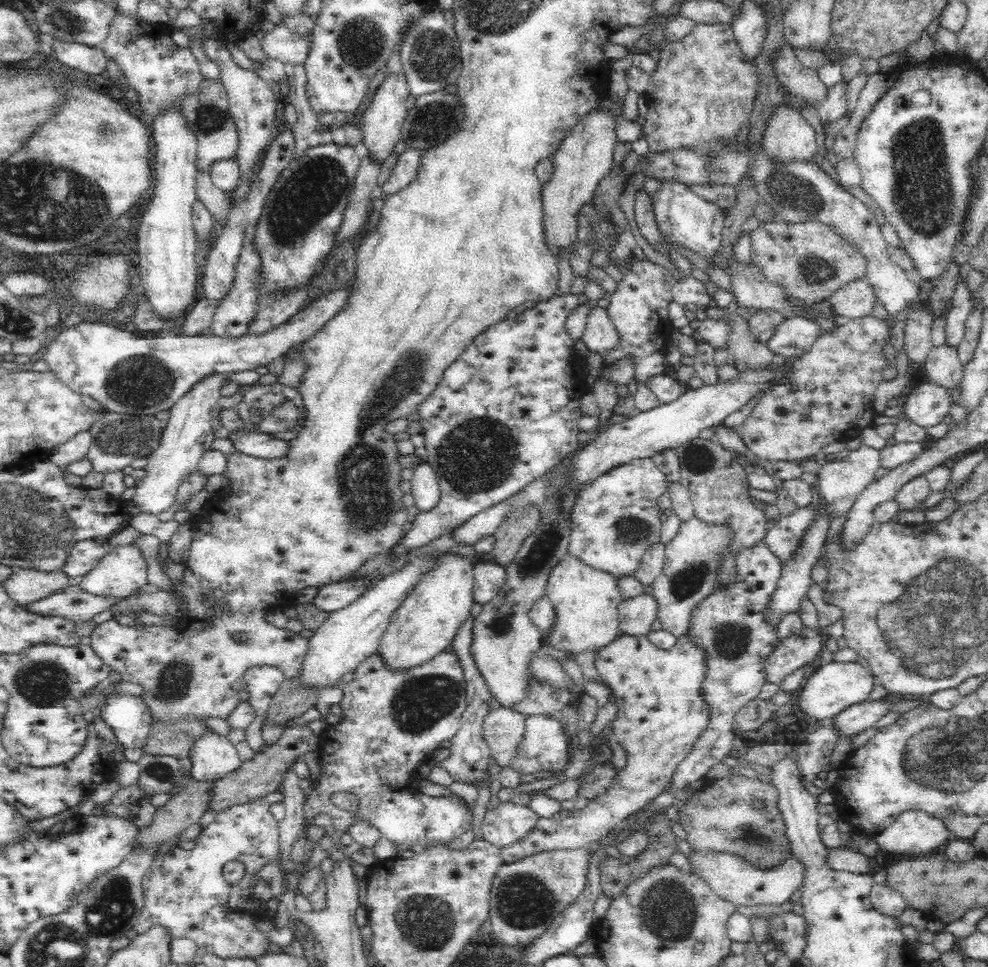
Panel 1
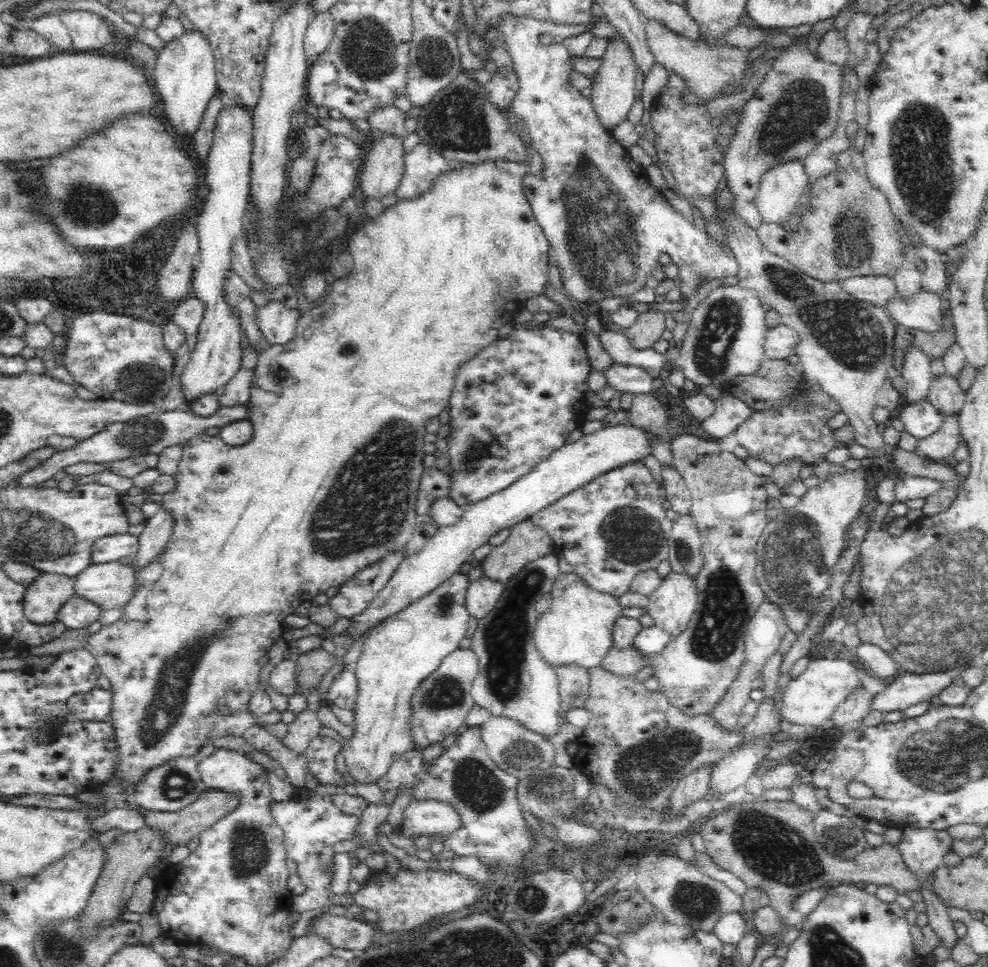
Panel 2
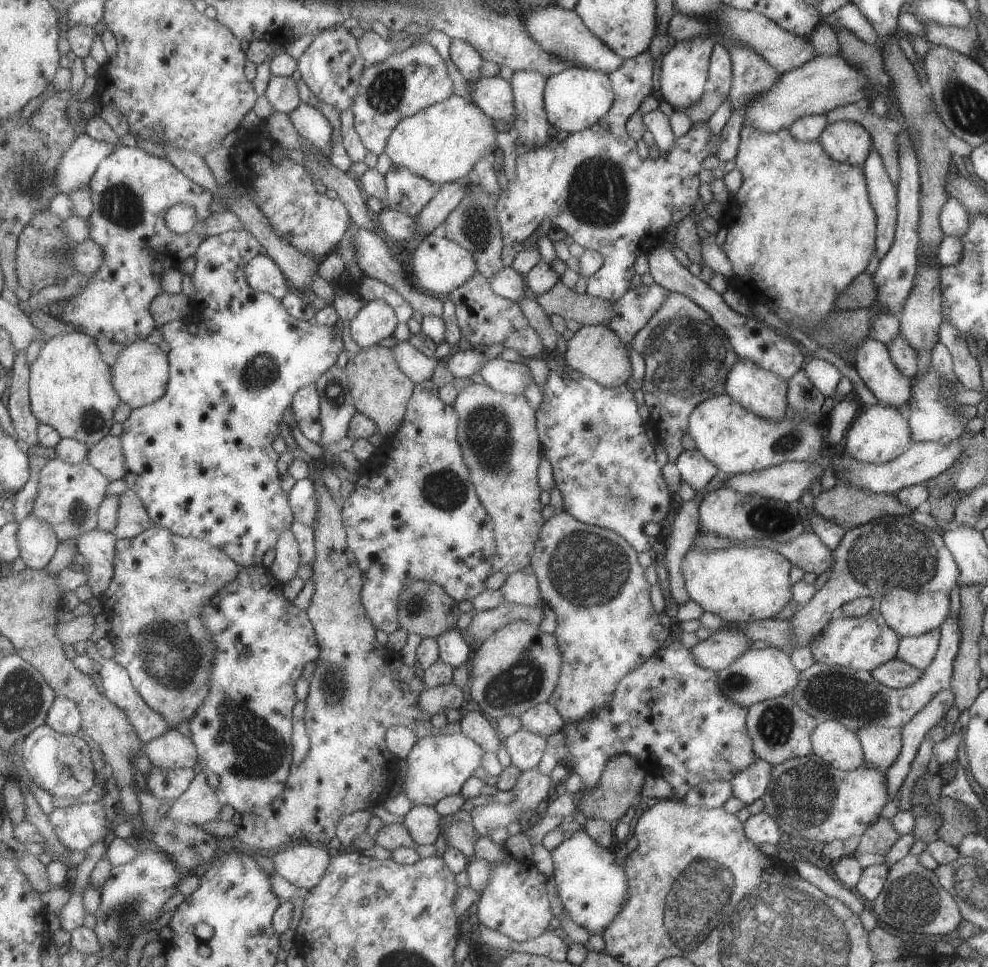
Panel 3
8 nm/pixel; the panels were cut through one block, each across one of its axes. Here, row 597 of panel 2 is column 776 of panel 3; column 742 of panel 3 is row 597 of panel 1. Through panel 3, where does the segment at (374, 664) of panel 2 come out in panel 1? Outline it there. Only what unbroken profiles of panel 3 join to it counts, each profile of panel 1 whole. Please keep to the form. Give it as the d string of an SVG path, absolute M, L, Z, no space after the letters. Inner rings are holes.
M442 553L435 567L421 578L406 600L401 602L392 614L376 650L388 669L404 673L428 662L451 646L460 626L471 615L470 607L474 604L473 565L474 561L465 560L462 555Z

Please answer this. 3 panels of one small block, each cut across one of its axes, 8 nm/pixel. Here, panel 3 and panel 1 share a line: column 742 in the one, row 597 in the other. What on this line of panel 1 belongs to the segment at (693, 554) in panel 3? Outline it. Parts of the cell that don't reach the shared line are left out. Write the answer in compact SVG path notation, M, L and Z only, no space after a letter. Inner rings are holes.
M567 555L550 573L545 595L554 605L554 622L546 632L547 646L570 654L600 650L619 636L618 605L623 601L617 578L610 573L584 565L578 557Z

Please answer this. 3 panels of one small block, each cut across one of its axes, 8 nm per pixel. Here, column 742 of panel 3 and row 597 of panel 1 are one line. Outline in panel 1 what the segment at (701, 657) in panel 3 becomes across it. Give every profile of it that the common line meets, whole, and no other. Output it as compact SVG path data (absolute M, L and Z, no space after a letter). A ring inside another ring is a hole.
M652 594L623 599L618 605L618 628L620 634L644 636L652 631L651 624L656 620L658 603Z

